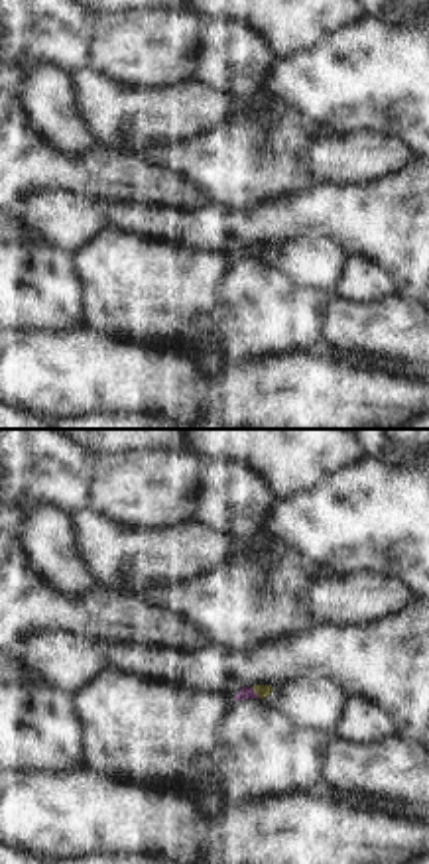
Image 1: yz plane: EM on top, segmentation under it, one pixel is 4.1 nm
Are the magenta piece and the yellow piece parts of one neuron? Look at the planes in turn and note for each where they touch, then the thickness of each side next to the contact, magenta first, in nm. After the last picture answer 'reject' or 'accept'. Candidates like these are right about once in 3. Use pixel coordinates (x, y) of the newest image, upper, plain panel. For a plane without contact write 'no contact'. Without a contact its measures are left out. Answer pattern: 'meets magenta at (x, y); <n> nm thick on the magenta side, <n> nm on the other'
meets magenta at (256, 252); 50 nm thick on the magenta side, 50 nm on the other

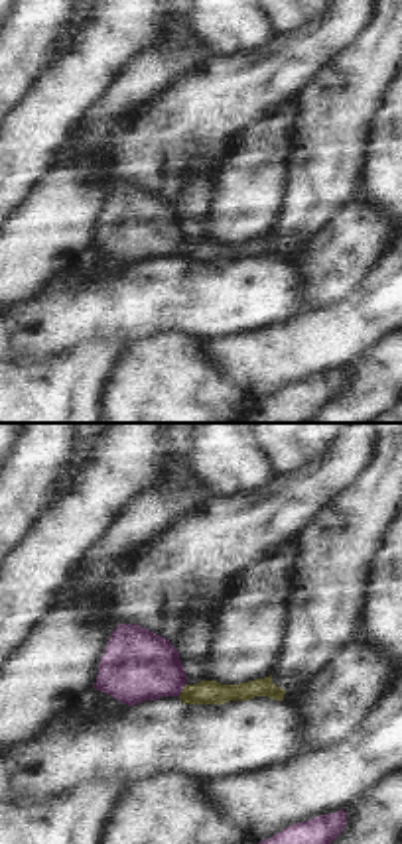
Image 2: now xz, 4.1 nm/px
meets magenta at (182, 248); 300 nm thick on the magenta side, 100 nm on the other

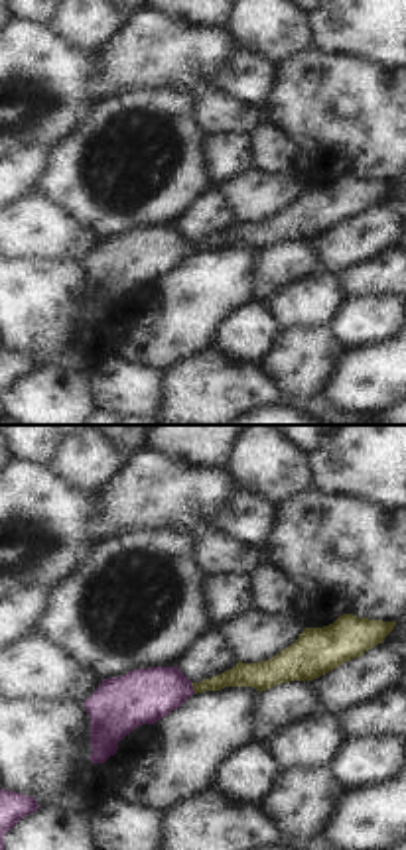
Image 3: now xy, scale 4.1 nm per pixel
meets magenta at (192, 246); 220 nm thick on the magenta side, 100 nm on the other

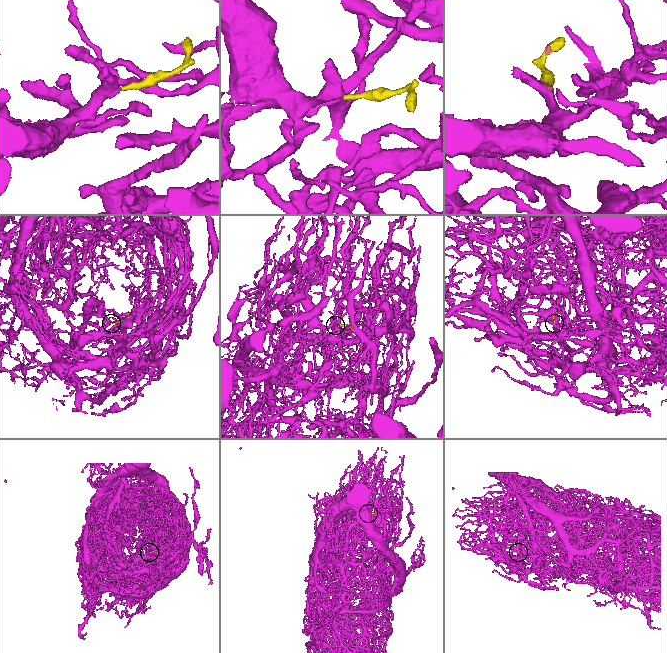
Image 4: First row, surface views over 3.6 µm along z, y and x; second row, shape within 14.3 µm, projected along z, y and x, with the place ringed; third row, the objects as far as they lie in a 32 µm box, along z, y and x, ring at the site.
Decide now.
accept

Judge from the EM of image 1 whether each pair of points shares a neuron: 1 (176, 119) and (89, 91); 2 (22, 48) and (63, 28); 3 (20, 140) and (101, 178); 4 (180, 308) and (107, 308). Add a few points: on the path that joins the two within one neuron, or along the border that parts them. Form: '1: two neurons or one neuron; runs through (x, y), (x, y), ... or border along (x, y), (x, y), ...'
1: one neuron; runs through (154, 117), (144, 117), (136, 109), (111, 109)
2: one neuron; runs through (32, 38), (42, 28), (54, 28)
3: one neuron; runs through (40, 160), (52, 170), (81, 172)
4: one neuron; runs through (162, 308), (124, 308)

